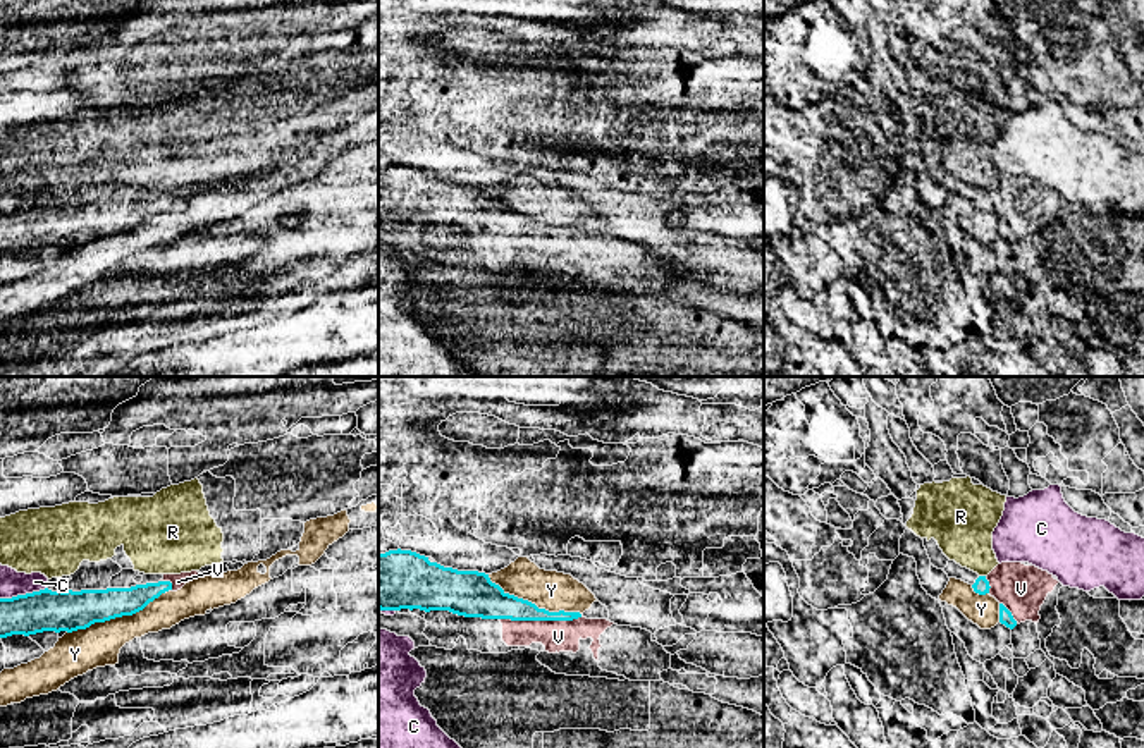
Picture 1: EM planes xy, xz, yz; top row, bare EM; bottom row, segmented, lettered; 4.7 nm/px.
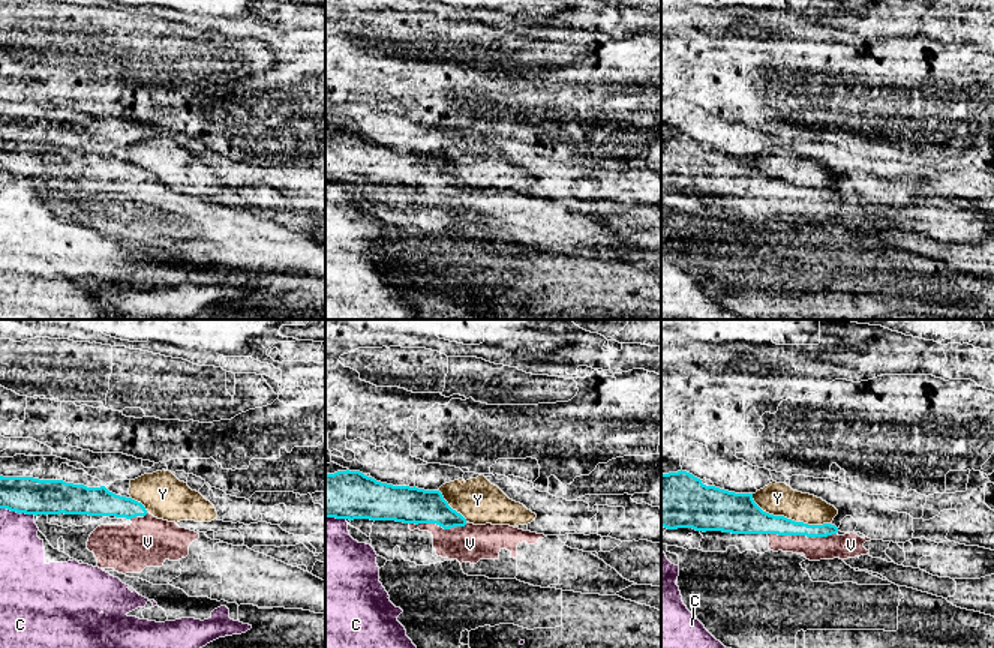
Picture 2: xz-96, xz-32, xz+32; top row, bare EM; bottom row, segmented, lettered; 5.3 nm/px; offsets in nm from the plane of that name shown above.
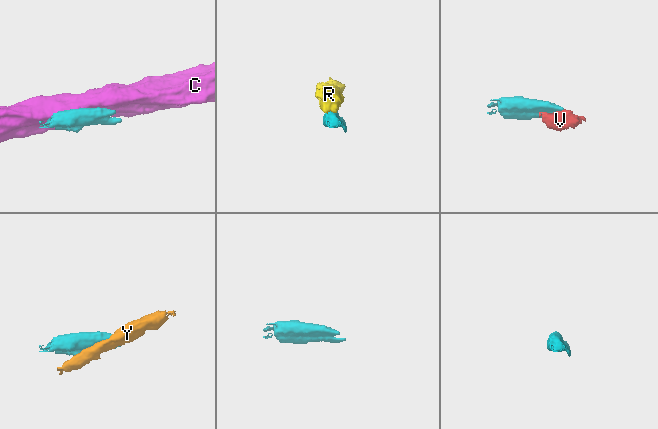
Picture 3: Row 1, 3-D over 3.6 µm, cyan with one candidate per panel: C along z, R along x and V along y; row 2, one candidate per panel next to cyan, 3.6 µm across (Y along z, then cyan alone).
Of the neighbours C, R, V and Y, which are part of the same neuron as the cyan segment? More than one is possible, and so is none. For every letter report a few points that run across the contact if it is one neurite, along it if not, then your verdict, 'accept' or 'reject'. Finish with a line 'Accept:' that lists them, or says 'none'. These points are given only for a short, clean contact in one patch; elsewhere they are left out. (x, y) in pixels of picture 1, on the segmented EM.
C: reject
R: reject
V: line xz (491, 602), (520, 619), (541, 619), (558, 637); accept
Y: reject
Accept: V

